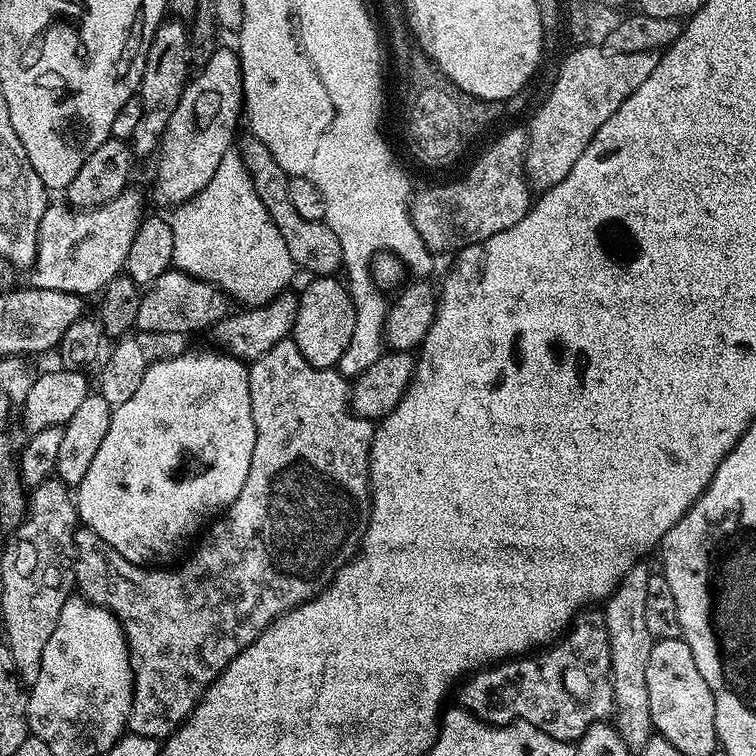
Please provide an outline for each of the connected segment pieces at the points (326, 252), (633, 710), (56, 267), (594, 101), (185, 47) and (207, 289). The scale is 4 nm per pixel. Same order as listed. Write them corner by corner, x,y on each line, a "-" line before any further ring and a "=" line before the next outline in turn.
251,134
245,136
245,140
238,144
240,157
244,159
244,165
262,206
266,206
274,226
278,226
278,234
282,234
282,242
286,242
286,250
290,250
293,265
297,269
305,268
312,272
308,274
313,277
336,276
344,268
344,246
338,242
334,230
330,230
324,220
302,218
302,214
294,210
294,205
290,202
288,173
282,170
282,166
278,166
278,162
274,162
274,154
266,150
261,140
=
644,562
635,564
620,580
602,608
610,642
614,725
622,742
633,754
639,754
654,735
650,694
646,694
646,661
650,659
654,643
650,630
646,630
646,582
650,575
646,565
=
125,190
110,202
97,208
73,210
67,203
49,203
38,226
36,261
30,269
31,287
72,292
76,296
91,298
100,294
116,276
124,272
126,254
140,221
146,215
140,196
=
580,46
560,64
557,80
553,82
544,105
532,116
532,125
527,125
528,149
524,155
524,174
533,189
547,190
553,188
570,170
574,162
582,158
582,150
598,134
598,130
612,117
654,74
660,56
655,51
644,53
620,53
605,50
603,47
588,48
=
175,18
165,19
158,26
146,54
146,66
142,70
138,97
142,104
142,118
135,125
130,139
133,157
151,157
159,149
166,126
182,98
184,88
190,79
190,32
181,21
=
169,270
160,275
155,285
141,295
140,302
135,327
144,332
198,332
202,328
211,329
219,320
227,320
230,315
230,298
222,289
179,270

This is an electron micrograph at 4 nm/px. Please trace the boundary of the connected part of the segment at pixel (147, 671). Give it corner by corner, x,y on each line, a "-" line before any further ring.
289,338
278,342
278,346
270,346
262,358
251,361
248,370
250,382
250,410
254,414
254,454
250,458
250,474
246,474
246,486
242,486
242,494
234,498
231,508
227,509
228,520
217,519
211,525
212,533
201,542
200,548
192,552
192,557
181,568
173,572
152,572
156,570
136,570
132,577
124,576
121,580
107,580
100,572
92,572
92,531
83,526
77,527
74,537
74,567
76,570
75,587
85,600
96,604
99,608
107,608
116,615
124,636
128,639
128,661
132,667
132,709
128,715
127,731
137,736
145,736
157,742
163,742
175,733
176,729
191,716
196,703
202,699
208,689
220,676
220,671
230,663
246,646
250,646
286,612
292,611
307,600
312,600
328,586
328,581
336,575
343,564
347,564
356,555
360,540
368,529
368,513
370,511
370,489
368,486
368,459
372,449
373,421
365,416
357,416
350,410
350,384
336,368
316,368
308,364
306,358
298,350
296,341

